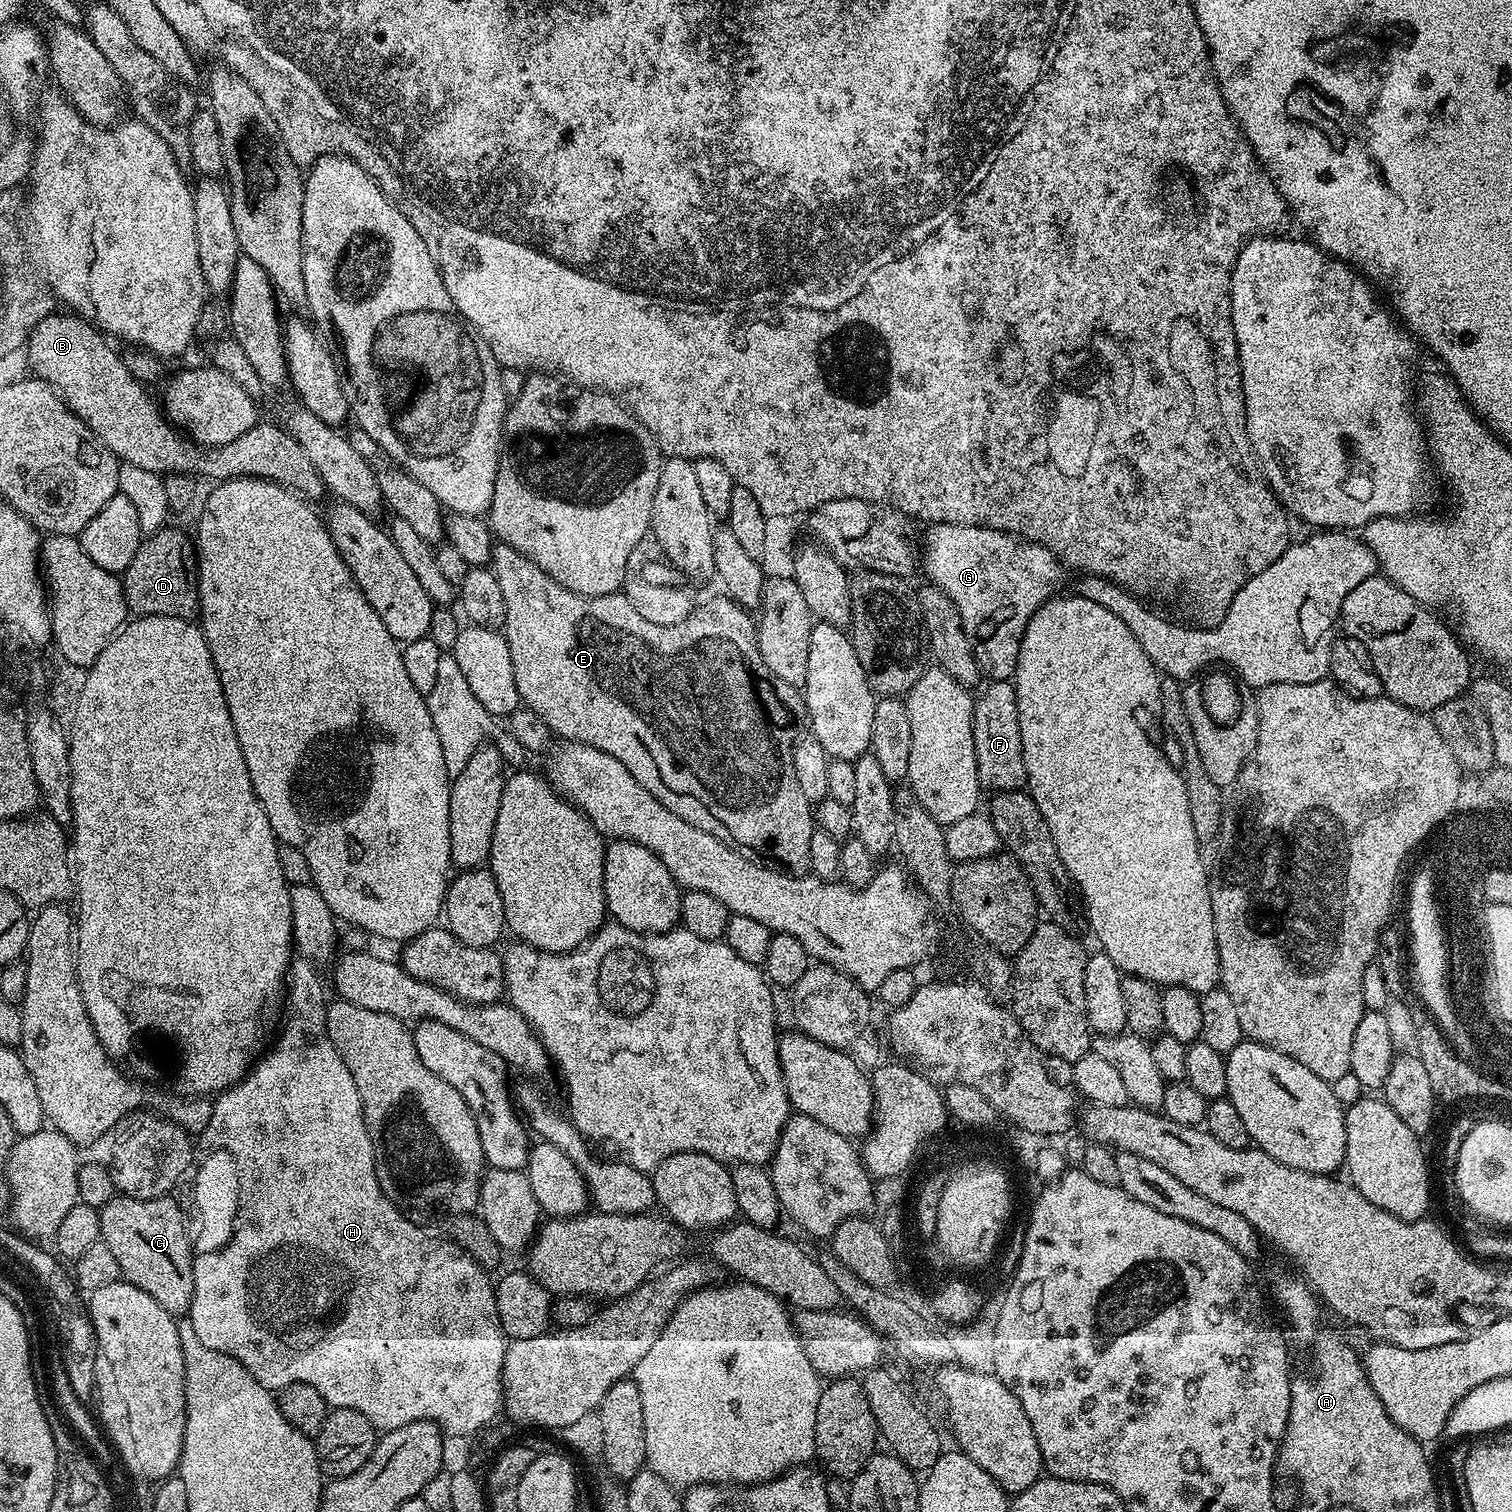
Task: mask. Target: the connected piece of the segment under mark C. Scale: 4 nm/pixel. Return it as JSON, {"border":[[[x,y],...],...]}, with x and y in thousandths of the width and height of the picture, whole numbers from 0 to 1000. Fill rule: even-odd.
{"border":[[[77,790],[66,799],[66,819],[68,823],[73,824],[75,832],[78,832],[80,845],[84,849],[91,851],[91,853],[97,853],[97,856],[99,856],[99,858],[102,858],[102,861],[104,861],[104,864],[107,864],[107,866],[112,868],[114,872],[119,872],[127,862],[128,827],[122,812],[122,802],[119,802],[118,798],[114,793],[113,790],[110,790],[101,794],[89,794]]]}

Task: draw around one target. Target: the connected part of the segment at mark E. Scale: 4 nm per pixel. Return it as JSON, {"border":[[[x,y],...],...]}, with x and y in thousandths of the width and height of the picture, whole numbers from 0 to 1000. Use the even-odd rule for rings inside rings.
{"border":[[[329,359],[325,364],[324,375],[329,382],[329,388],[332,390],[332,396],[335,397],[335,409],[332,416],[336,423],[337,438],[340,443],[340,454],[343,454],[344,465],[347,468],[353,470],[358,478],[365,484],[366,487],[373,491],[393,493],[403,501],[409,501],[421,517],[440,536],[446,536],[448,541],[456,544],[456,546],[462,546],[462,549],[467,549],[467,552],[472,552],[475,557],[483,560],[488,565],[499,569],[503,571],[513,573],[522,578],[532,578],[535,576],[536,554],[538,550],[538,534],[530,525],[530,520],[528,520],[528,515],[525,515],[525,501],[524,495],[526,494],[528,485],[530,483],[529,476],[533,474],[531,460],[525,454],[515,448],[509,444],[509,440],[504,438],[504,433],[500,427],[500,413],[494,404],[486,397],[476,393],[474,397],[468,397],[461,401],[451,411],[444,414],[438,414],[435,411],[427,411],[422,403],[412,393],[404,394],[384,394],[372,388],[361,377],[358,377],[348,366],[340,364],[336,360]]]}

